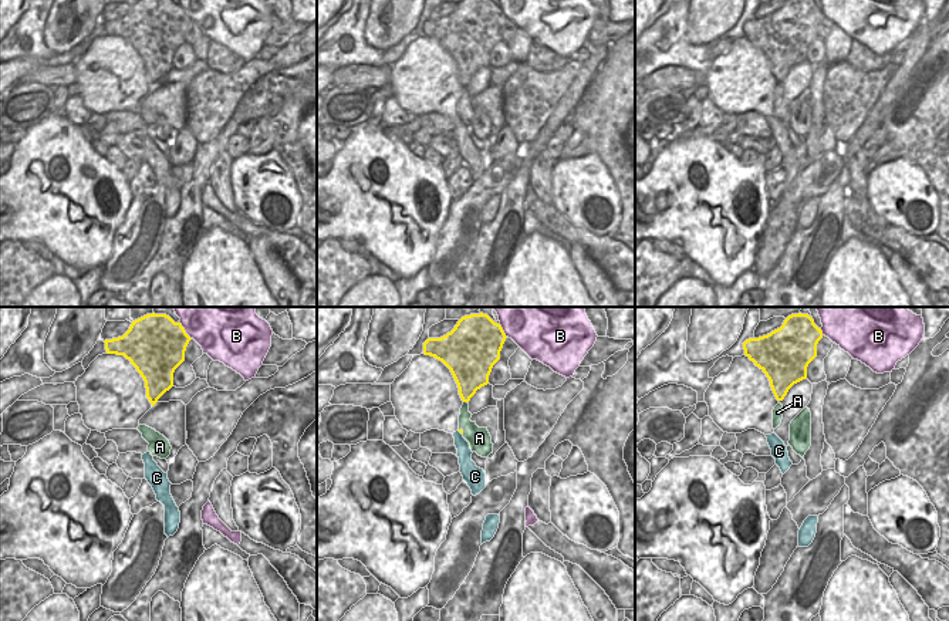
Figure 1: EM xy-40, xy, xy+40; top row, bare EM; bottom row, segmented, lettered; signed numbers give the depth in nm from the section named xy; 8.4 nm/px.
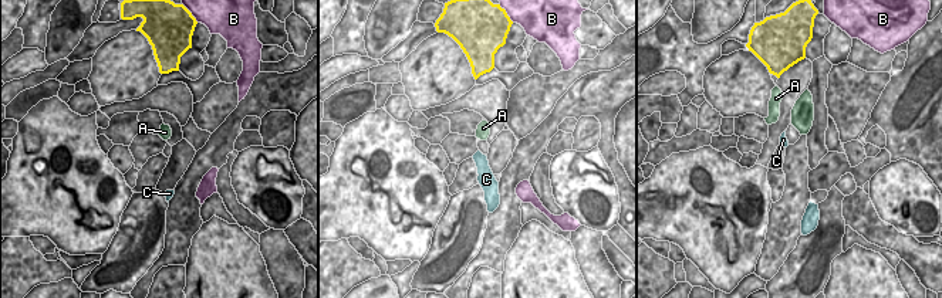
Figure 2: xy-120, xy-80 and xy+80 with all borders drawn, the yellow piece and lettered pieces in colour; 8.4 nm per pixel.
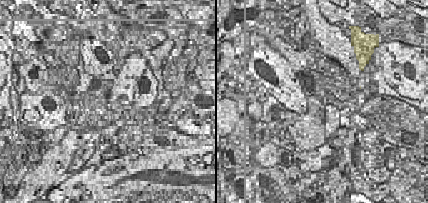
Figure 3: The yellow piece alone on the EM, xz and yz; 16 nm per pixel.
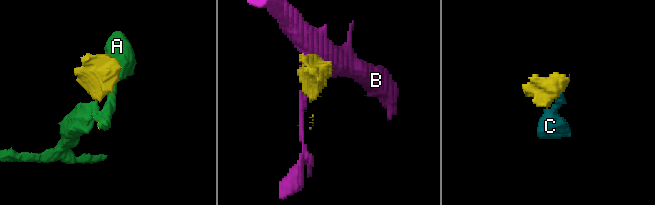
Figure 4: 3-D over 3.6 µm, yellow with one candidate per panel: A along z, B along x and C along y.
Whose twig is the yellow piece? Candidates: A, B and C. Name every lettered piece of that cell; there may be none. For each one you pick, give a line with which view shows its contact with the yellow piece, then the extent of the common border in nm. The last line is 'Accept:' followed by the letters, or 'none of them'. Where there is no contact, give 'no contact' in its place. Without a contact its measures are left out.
C: xy | 60 nm
Accept: C

